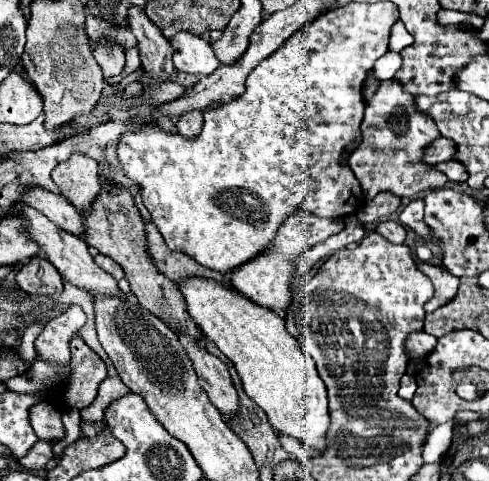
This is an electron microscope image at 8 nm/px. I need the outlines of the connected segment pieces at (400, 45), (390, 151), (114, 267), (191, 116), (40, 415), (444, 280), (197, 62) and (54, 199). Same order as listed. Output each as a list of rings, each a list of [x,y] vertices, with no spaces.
[[[400,19],[393,25],[391,30],[389,50],[400,52],[405,47],[414,42],[412,35],[406,30],[404,24]]]
[[[384,80],[374,98],[368,100],[362,120],[362,144],[350,156],[350,168],[356,174],[364,198],[372,200],[378,192],[392,192],[400,198],[412,198],[422,192],[444,188],[448,178],[432,164],[424,162],[428,146],[442,138],[434,120],[414,108],[414,98],[406,96],[394,80]]]
[[[98,254],[98,256],[94,256],[94,262],[96,262],[102,270],[106,270],[108,274],[112,274],[116,280],[122,280],[122,278],[124,278],[122,266],[120,266],[118,262],[114,262],[112,258],[108,258],[108,256],[104,256],[104,254]]]
[[[202,110],[184,112],[184,114],[178,118],[176,130],[182,132],[182,136],[186,136],[186,138],[196,136],[196,134],[202,130]]]
[[[40,402],[30,410],[30,422],[34,424],[34,432],[40,440],[54,442],[54,440],[62,440],[66,436],[58,408],[54,408],[46,402]]]
[[[418,262],[418,268],[422,268],[422,272],[426,272],[426,276],[430,276],[434,290],[436,290],[434,296],[424,304],[426,312],[432,312],[432,310],[448,304],[450,300],[454,300],[458,286],[460,286],[460,280],[454,274],[450,274],[444,266],[434,266],[428,262]]]
[[[178,32],[174,38],[170,38],[170,46],[174,50],[172,58],[176,70],[208,76],[218,68],[212,46],[192,32]]]
[[[32,188],[22,196],[22,202],[40,210],[46,218],[58,224],[58,228],[86,240],[86,230],[84,230],[80,212],[62,194],[54,194],[42,188]]]

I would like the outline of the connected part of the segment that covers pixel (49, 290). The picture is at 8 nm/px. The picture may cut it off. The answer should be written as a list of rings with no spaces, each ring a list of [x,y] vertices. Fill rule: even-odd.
[[[34,256],[28,264],[18,270],[16,284],[28,294],[60,294],[62,276],[44,256]]]

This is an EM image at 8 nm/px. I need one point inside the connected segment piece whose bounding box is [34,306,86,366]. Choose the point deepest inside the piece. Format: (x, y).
(53, 346)

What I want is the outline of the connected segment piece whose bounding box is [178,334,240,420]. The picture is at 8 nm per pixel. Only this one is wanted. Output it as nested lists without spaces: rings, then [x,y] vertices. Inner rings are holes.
[[[178,334],[182,346],[186,348],[186,352],[192,358],[194,370],[200,378],[200,386],[208,392],[210,402],[220,410],[220,414],[226,420],[234,420],[240,414],[240,400],[238,400],[238,392],[232,384],[230,372],[226,368],[226,364],[222,360],[218,360],[216,356],[208,354],[206,350],[200,350],[198,344],[194,340],[190,340],[184,334]]]

